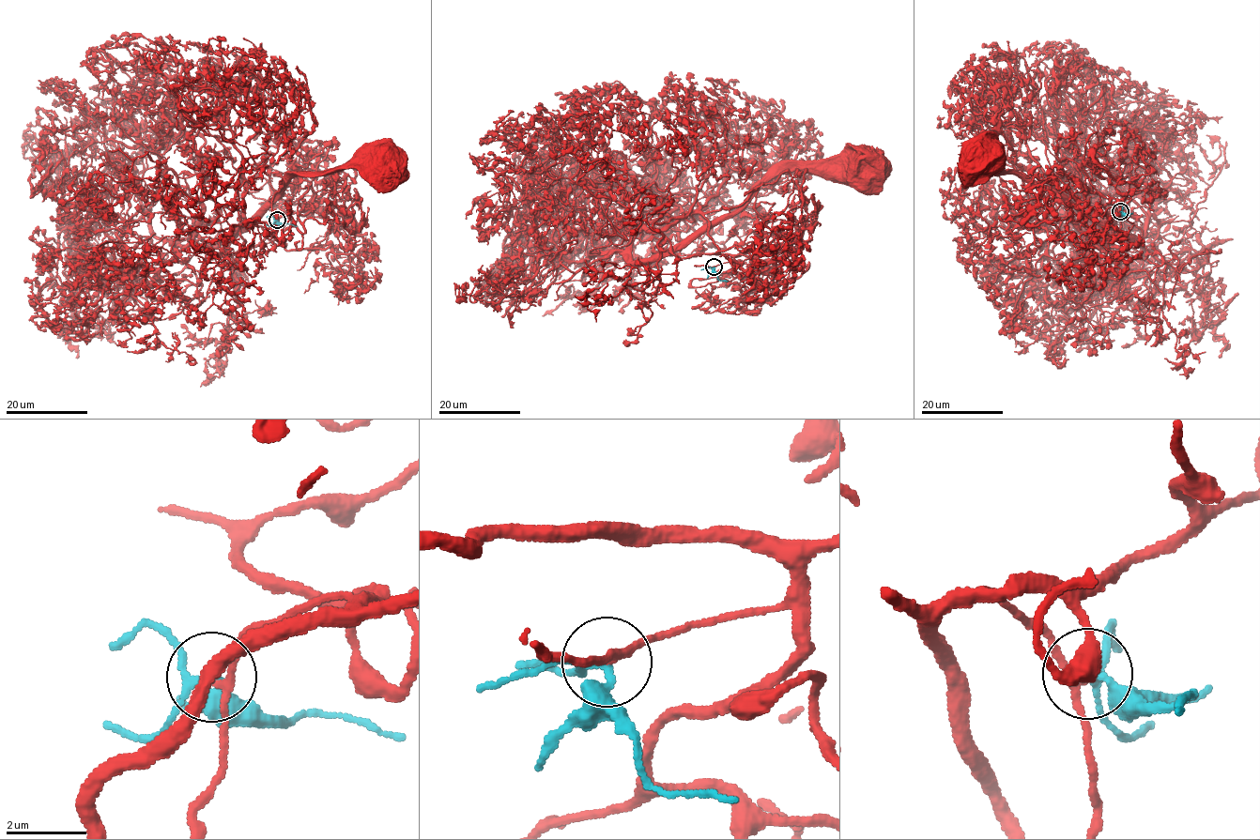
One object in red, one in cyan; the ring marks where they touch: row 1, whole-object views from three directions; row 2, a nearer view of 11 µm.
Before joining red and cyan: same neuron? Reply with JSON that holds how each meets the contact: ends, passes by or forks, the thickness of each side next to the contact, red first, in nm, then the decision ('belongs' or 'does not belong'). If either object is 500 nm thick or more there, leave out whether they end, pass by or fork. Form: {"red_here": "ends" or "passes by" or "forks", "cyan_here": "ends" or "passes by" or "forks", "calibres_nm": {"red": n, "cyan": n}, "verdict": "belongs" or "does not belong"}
{"red_here": "passes by", "cyan_here": "forks", "calibres_nm": {"red": 160, "cyan": 170}, "verdict": "belongs"}

